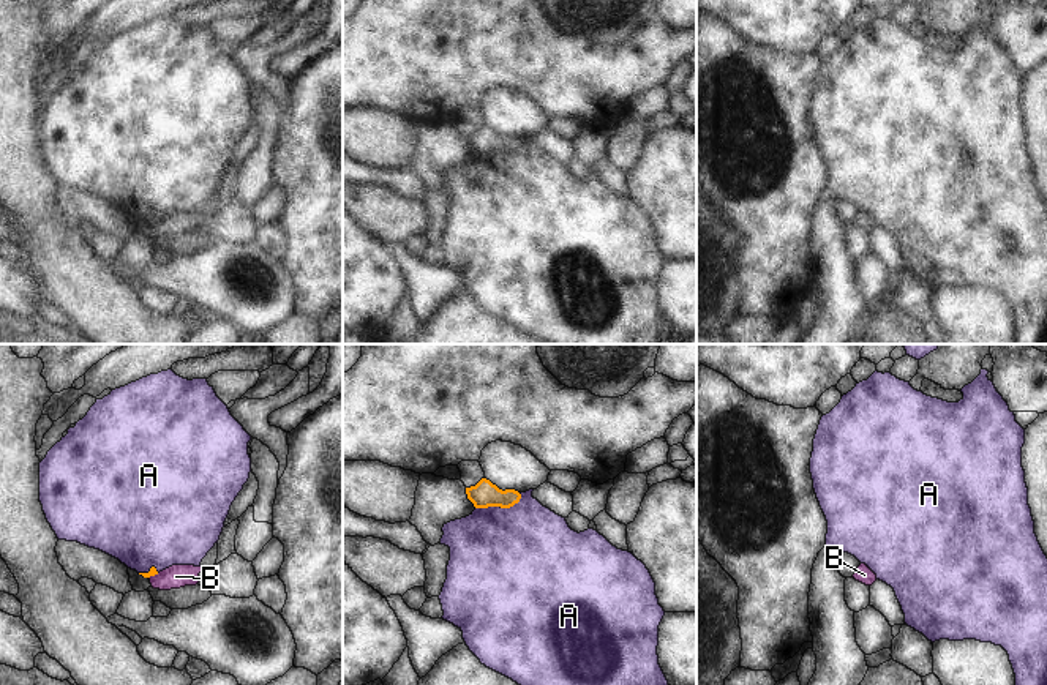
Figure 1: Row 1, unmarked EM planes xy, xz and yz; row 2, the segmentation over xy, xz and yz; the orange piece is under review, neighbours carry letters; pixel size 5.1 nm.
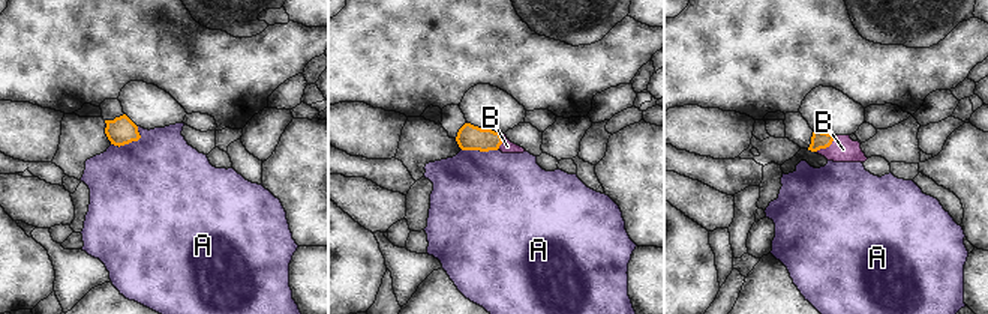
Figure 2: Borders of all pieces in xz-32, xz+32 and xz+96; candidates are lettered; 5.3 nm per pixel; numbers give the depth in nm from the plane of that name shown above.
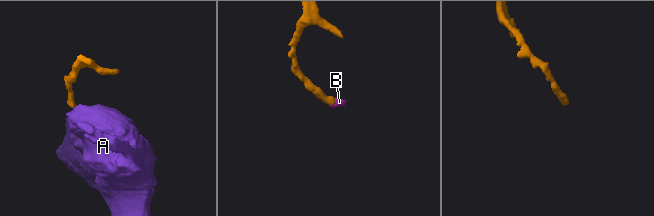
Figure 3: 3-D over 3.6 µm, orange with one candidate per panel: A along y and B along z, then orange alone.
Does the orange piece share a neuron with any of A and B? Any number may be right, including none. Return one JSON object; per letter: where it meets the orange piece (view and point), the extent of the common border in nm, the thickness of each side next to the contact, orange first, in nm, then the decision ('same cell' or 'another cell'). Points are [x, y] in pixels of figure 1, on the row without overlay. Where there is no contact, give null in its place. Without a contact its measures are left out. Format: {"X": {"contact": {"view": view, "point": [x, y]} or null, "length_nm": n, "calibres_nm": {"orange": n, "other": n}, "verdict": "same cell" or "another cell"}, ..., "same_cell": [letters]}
{"A": {"contact": {"view": "xz", "point": [499, 152]}, "length_nm": 260, "calibres_nm": {"orange": 140, "other": 480}, "verdict": "another cell"}, "B": {"contact": {"view": "xy", "point": [153, 221]}, "length_nm": 60, "calibres_nm": {"orange": 40, "other": 120}, "verdict": "same cell"}, "same_cell": ["B"]}

